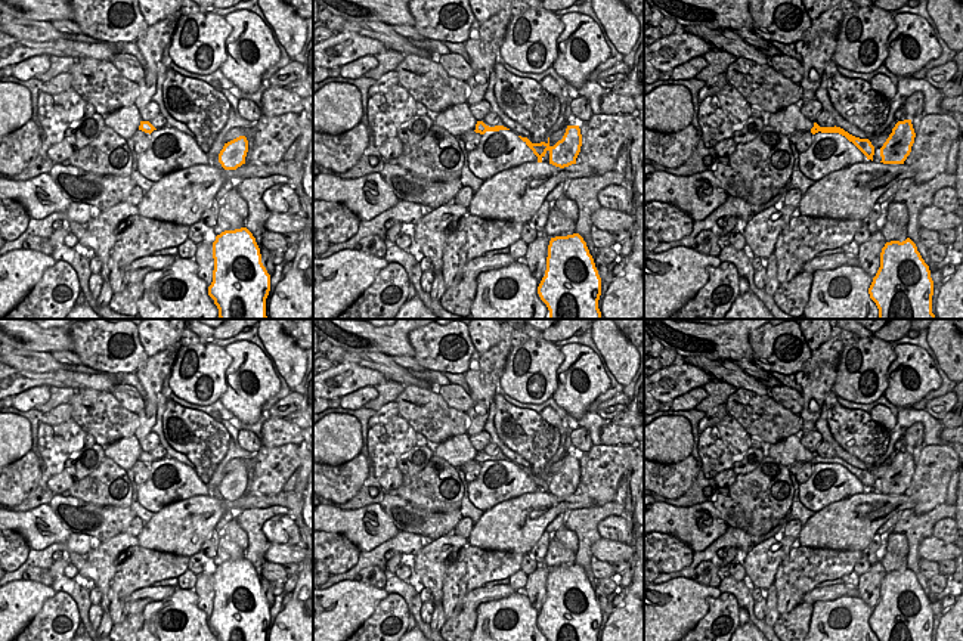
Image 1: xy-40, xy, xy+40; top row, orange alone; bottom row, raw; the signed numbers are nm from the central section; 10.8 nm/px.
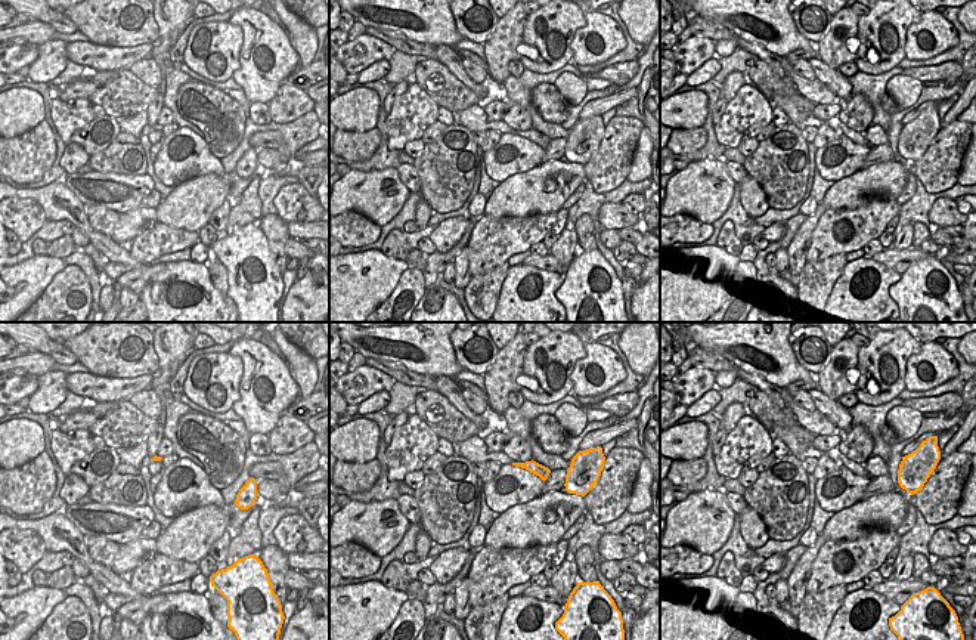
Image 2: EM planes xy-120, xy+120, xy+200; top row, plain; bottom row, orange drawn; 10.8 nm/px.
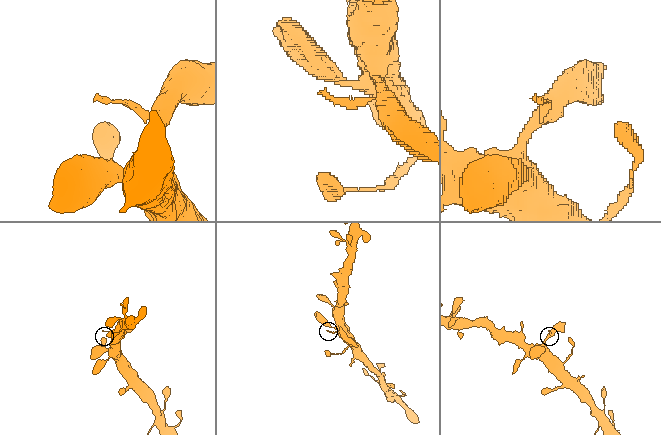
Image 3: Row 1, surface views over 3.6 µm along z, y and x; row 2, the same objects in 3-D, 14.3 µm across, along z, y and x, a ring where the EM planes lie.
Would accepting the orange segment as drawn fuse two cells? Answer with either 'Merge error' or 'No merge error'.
No merge error.

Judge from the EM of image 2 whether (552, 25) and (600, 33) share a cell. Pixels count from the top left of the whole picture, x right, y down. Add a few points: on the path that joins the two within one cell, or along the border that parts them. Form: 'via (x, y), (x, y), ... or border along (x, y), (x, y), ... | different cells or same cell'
border along (585, 15), (585, 25), (570, 45), (572, 62) | different cells

